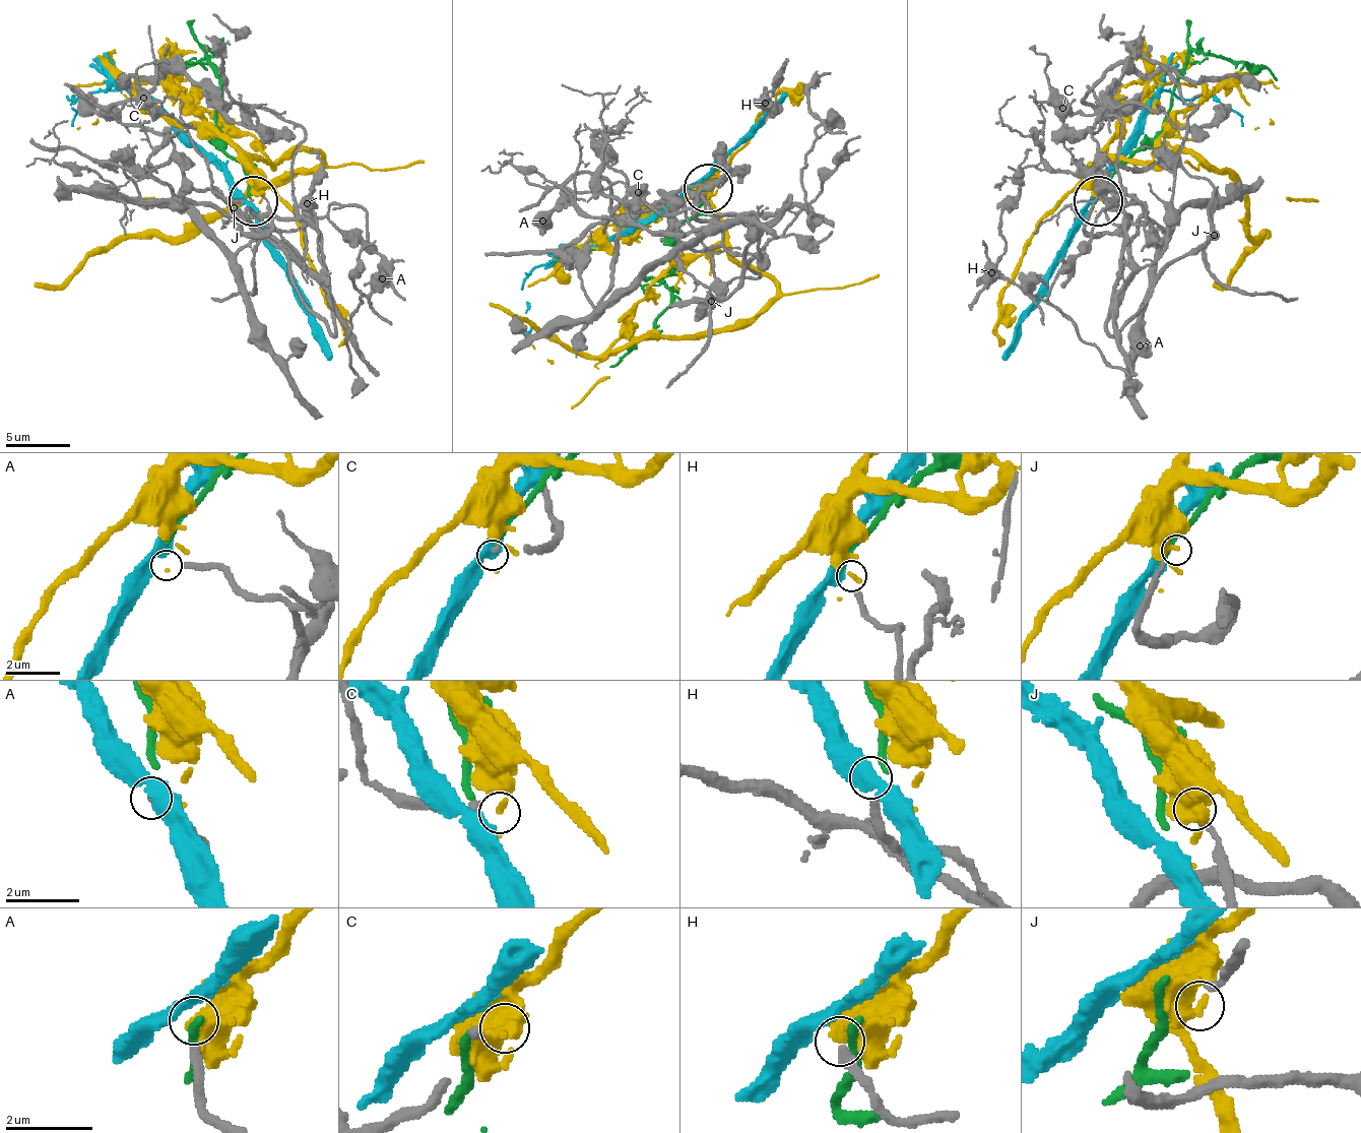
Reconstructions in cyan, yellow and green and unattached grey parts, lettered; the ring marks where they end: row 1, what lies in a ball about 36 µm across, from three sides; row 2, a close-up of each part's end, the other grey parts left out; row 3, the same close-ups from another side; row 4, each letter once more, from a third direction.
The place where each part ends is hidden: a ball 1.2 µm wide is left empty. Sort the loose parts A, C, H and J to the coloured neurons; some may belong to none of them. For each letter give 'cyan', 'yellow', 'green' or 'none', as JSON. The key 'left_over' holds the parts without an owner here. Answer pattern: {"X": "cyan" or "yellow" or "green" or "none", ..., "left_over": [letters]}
{"A": "none", "C": "none", "H": "none", "J": "none", "left_over": ["A", "C", "H", "J"]}

